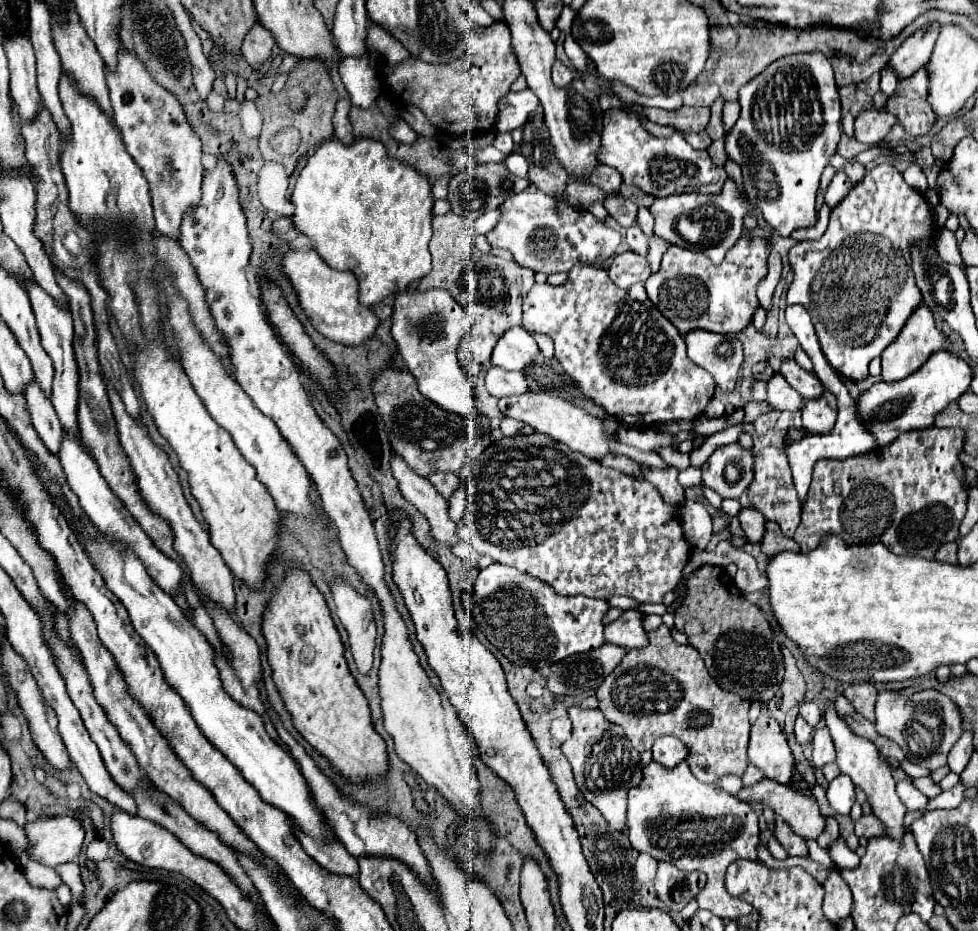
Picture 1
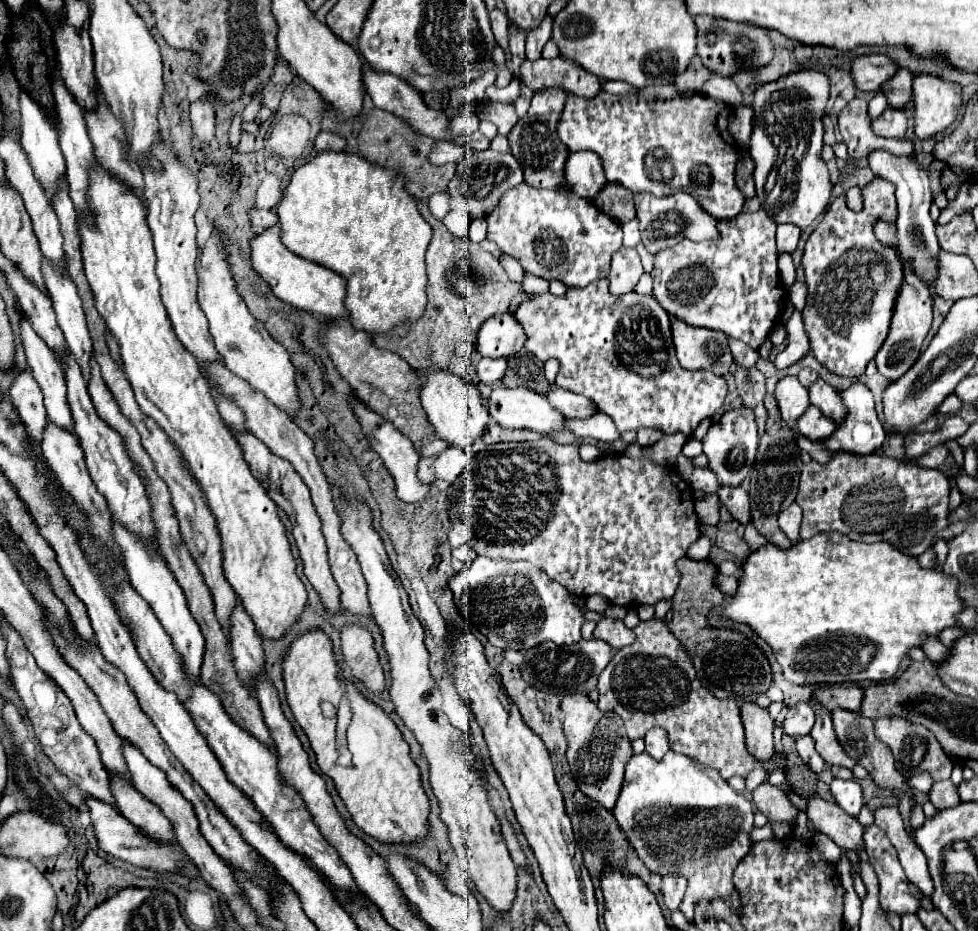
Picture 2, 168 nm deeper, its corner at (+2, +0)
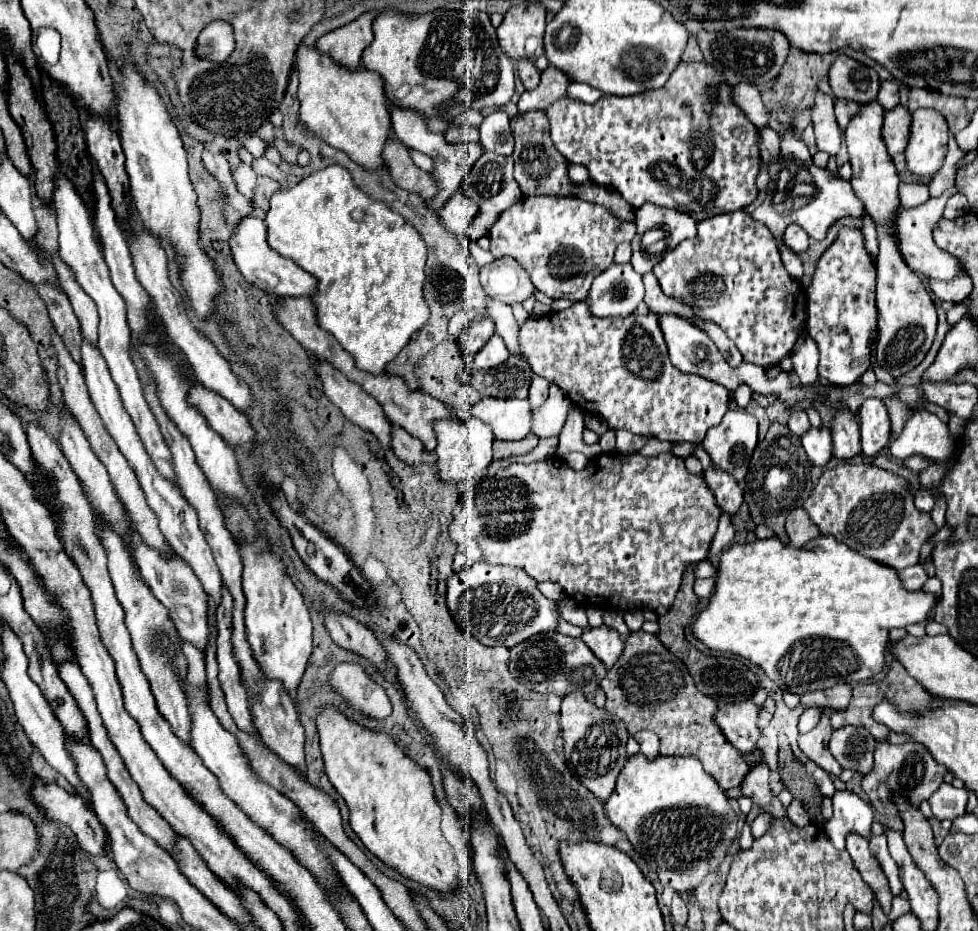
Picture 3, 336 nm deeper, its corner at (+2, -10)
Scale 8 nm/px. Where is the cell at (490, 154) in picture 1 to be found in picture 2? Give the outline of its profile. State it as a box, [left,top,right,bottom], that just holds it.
[430,141,464,165]

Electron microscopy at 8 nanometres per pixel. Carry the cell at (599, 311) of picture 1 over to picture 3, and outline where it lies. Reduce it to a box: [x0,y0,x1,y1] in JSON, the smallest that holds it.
[520,301,730,443]

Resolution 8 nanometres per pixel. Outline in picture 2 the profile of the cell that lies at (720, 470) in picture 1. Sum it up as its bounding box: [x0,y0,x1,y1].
[702,407,758,487]

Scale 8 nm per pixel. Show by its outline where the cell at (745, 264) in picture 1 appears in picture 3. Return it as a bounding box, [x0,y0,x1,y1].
[654,209,804,369]

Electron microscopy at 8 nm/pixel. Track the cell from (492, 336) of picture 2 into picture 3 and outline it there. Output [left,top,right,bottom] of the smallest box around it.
[460,317,496,355]

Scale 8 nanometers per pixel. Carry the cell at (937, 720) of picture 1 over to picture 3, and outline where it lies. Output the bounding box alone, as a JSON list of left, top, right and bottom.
[862,743,948,815]

